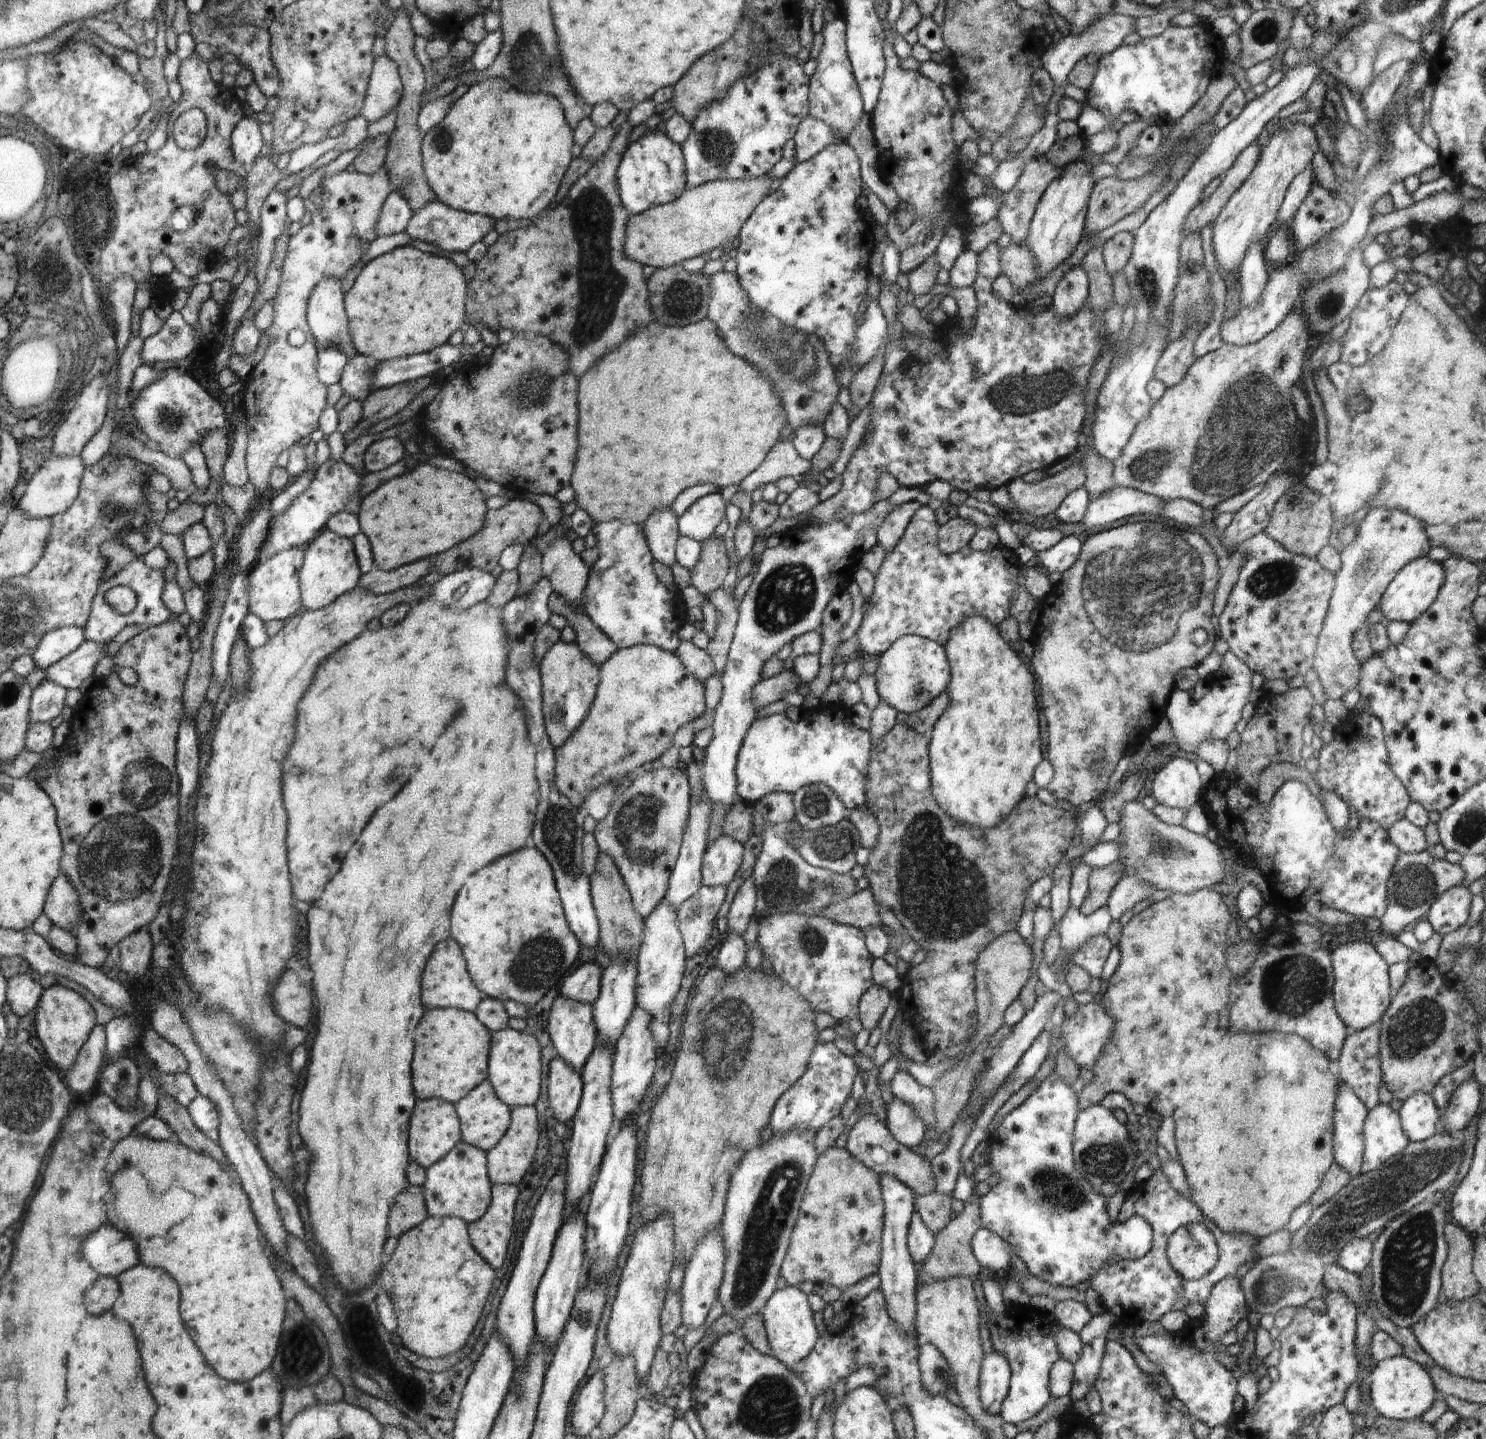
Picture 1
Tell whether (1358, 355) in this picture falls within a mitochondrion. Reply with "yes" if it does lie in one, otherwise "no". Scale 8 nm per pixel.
no

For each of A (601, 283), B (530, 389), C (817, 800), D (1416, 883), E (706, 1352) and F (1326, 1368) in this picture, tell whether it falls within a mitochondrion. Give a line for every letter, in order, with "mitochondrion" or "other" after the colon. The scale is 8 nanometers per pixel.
A: mitochondrion
B: mitochondrion
C: mitochondrion
D: mitochondrion
E: other
F: other

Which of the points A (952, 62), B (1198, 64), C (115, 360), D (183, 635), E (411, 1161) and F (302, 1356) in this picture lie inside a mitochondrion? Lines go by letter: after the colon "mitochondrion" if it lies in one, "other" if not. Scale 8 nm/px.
A: other
B: other
C: other
D: other
E: other
F: mitochondrion

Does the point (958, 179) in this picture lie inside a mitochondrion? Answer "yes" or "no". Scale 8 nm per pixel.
no

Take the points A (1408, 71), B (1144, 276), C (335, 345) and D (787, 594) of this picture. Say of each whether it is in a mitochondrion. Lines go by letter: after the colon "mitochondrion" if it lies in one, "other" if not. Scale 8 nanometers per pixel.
A: other
B: mitochondrion
C: other
D: mitochondrion

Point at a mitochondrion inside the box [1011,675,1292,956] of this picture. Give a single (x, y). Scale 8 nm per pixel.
(1159, 844)

